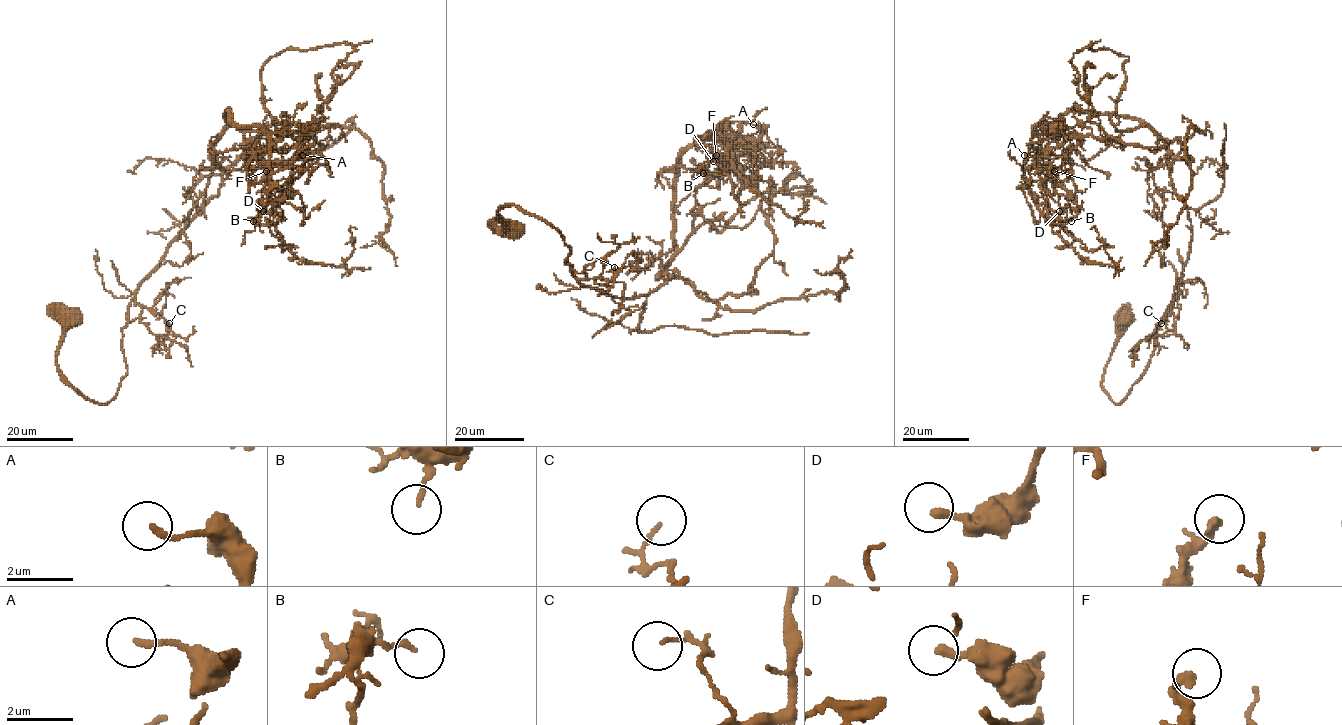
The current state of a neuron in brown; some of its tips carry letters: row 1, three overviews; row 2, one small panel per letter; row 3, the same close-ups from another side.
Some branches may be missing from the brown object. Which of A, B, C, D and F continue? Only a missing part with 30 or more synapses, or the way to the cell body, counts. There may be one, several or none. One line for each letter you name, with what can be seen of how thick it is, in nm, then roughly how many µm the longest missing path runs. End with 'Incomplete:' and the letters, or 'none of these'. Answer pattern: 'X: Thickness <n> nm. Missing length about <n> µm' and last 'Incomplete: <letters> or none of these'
Incomplete: none of these

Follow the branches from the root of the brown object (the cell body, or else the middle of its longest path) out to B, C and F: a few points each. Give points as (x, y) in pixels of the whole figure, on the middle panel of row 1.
B: (513, 229), (501, 208), (549, 222), (582, 285), (650, 294), (677, 159), (719, 124), (703, 173)
C: (513, 229), (501, 208), (549, 222), (571, 249), (566, 260), (578, 280), (613, 281), (614, 267)
F: (513, 229), (501, 208), (549, 222), (582, 285), (653, 293), (677, 159), (724, 131), (696, 138), (716, 155)

